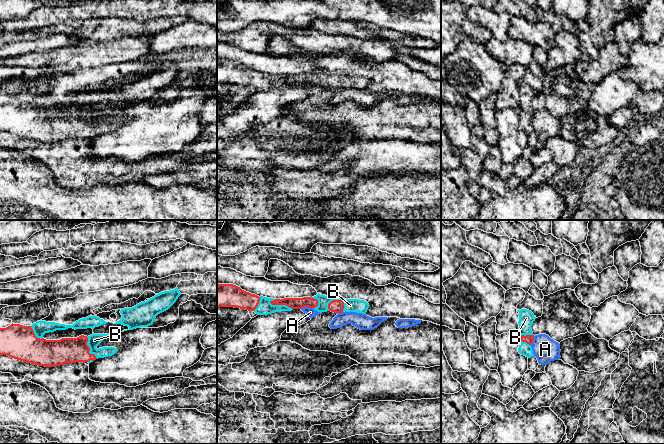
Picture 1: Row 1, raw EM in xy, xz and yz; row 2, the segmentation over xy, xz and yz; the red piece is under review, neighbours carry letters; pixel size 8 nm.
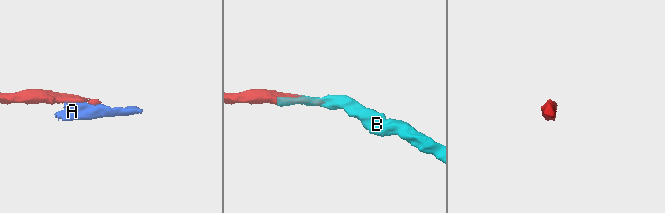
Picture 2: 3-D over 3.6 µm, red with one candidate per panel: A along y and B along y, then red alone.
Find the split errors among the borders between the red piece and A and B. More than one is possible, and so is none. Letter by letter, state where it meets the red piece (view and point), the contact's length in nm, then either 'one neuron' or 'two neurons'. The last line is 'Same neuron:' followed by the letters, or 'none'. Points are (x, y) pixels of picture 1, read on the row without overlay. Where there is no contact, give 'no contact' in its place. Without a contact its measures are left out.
A: xz (307, 82) | 110 nm | two neurons
B: xz (333, 76) | 160 nm | one neuron
Same neuron: B

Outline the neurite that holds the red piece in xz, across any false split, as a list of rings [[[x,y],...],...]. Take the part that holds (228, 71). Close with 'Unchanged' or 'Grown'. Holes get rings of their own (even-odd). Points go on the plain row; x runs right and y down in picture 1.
[[[217,60],[217,83],[234,83],[268,91],[280,87],[292,87],[304,83],[322,89],[356,88],[366,90],[369,80],[359,75],[341,75],[317,70],[314,73],[273,75],[257,72],[233,60]]]. Grown

